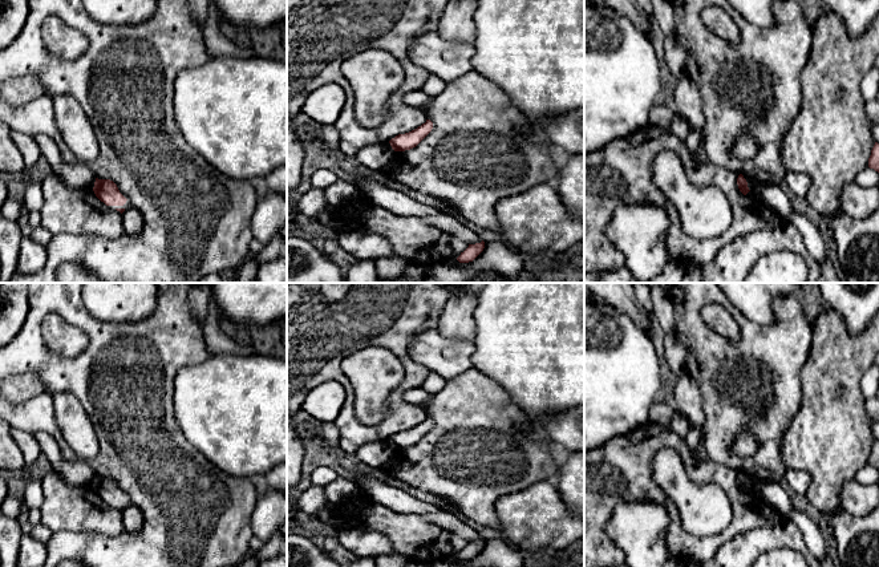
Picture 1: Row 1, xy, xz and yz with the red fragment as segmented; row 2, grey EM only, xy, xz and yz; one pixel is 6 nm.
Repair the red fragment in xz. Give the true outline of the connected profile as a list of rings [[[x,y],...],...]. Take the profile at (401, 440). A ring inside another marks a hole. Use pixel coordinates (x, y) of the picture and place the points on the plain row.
[[[426,417],[426,420],[417,426],[405,432],[396,433],[389,438],[389,441],[394,449],[410,447],[416,445],[432,429],[432,426],[433,420],[430,417]]]

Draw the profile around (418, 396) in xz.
[[[409,389],[404,393],[405,401],[414,404],[414,405],[425,405],[428,400],[430,398],[430,394],[428,394],[424,389]]]

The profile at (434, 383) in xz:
[[[430,373],[428,378],[424,381],[421,389],[424,389],[428,394],[434,394],[443,388],[446,380],[436,373]]]

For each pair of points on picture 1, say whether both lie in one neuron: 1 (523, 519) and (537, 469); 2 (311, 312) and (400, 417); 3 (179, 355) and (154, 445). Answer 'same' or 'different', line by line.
1: different
2: same
3: same

